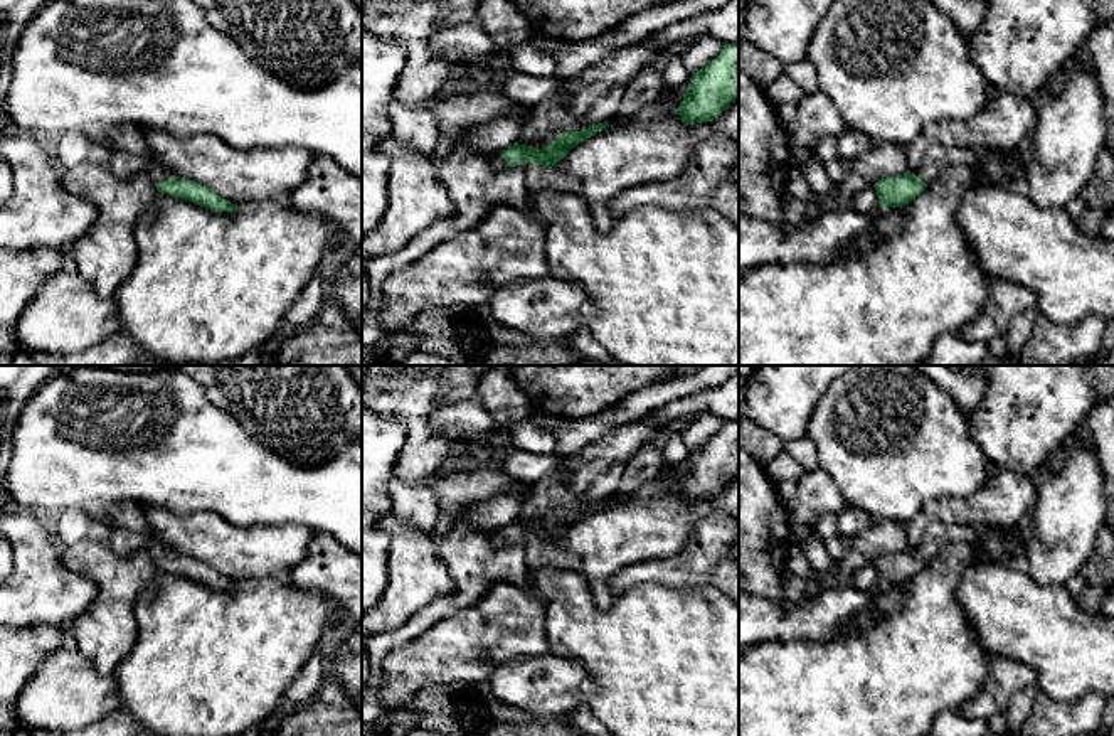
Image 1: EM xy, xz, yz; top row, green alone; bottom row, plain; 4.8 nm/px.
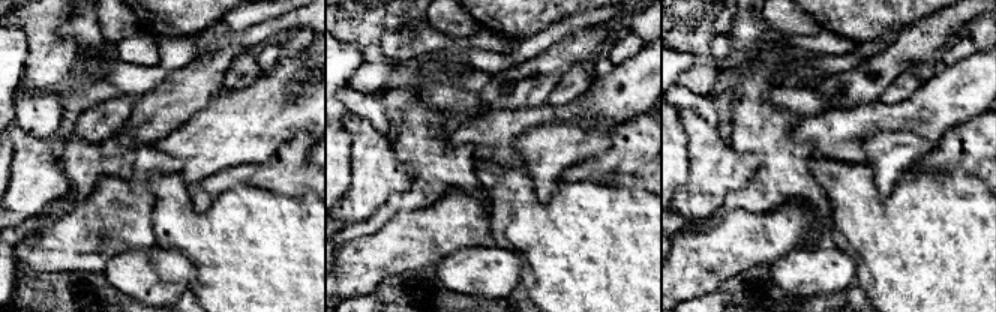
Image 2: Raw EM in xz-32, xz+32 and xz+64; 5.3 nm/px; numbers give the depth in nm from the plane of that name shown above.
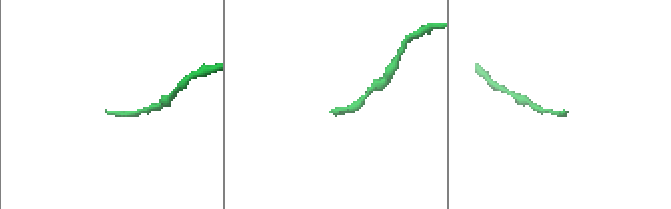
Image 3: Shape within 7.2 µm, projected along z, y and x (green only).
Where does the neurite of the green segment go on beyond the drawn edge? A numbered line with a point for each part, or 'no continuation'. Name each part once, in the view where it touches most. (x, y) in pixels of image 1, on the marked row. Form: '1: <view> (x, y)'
1: xz (507, 245)

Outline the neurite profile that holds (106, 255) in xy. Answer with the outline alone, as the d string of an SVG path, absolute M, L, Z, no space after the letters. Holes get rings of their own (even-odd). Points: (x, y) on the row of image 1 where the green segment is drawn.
M79 163L62 168L62 184L67 192L86 197L98 207L93 227L76 243L71 263L101 298L113 298L116 288L131 275L138 261L138 246L133 236L136 221L151 209L156 187L138 172L128 179L116 177L108 165Z

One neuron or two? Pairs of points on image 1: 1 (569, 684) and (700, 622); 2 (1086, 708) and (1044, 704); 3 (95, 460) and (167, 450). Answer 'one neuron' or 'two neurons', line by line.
1: two neurons
2: one neuron
3: one neuron

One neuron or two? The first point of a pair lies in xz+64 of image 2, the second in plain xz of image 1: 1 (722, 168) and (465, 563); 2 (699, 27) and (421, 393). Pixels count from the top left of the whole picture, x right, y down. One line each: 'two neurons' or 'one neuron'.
1: two neurons
2: one neuron

